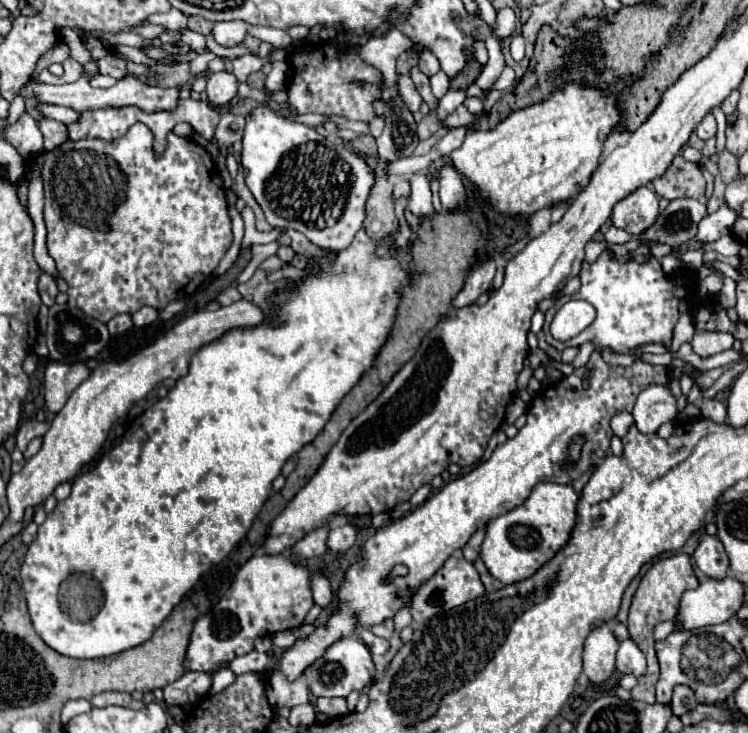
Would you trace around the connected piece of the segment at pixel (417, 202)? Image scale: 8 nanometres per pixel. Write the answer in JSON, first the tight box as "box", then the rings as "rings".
{"box":[407,173,435,217],"rings":[[[413,173],[409,177],[409,183],[411,183],[411,195],[409,195],[407,209],[419,217],[431,215],[435,209],[431,203],[431,189],[429,189],[427,175],[425,173]]]}

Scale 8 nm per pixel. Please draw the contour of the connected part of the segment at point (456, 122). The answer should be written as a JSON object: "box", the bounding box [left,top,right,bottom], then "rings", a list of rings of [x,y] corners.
{"box":[443,105,473,129],"rings":[[[459,105],[445,121],[443,121],[443,125],[445,127],[449,127],[449,129],[453,129],[453,127],[461,127],[461,125],[469,125],[473,121],[473,115],[467,111],[467,107],[465,105]]]}

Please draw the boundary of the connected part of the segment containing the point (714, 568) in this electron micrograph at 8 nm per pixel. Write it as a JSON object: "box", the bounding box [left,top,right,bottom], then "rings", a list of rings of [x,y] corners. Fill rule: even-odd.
{"box":[693,535,729,579],"rings":[[[703,535],[699,547],[693,553],[697,567],[711,579],[725,579],[729,573],[729,557],[725,553],[723,543],[717,537]]]}

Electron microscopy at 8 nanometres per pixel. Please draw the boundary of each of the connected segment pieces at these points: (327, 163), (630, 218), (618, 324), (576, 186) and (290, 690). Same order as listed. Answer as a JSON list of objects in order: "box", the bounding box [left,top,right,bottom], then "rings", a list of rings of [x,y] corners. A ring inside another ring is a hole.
[{"box":[241,105,373,249],"rings":[[[259,105],[247,113],[247,125],[243,131],[241,165],[245,169],[245,183],[257,203],[261,205],[267,221],[273,227],[297,229],[319,247],[343,249],[353,241],[353,235],[363,227],[365,201],[373,187],[371,167],[359,155],[353,155],[347,147],[331,143],[325,147],[325,137],[313,127],[297,123],[293,119],[277,115],[269,105]]]},{"box":[611,187,659,235],"rings":[[[639,187],[613,207],[611,221],[615,227],[625,229],[629,235],[639,235],[645,227],[653,225],[659,215],[657,195],[651,187]]]},{"box":[551,251,693,353],"rings":[[[603,251],[597,261],[583,263],[581,273],[581,289],[571,295],[569,299],[585,299],[597,309],[597,319],[581,331],[577,337],[561,343],[551,341],[553,347],[563,351],[571,345],[581,345],[585,341],[593,341],[595,349],[601,351],[603,347],[613,347],[619,353],[631,353],[635,347],[643,343],[663,343],[669,345],[673,327],[679,319],[677,303],[689,291],[693,291],[693,283],[683,279],[671,279],[663,275],[663,269],[657,259],[651,259],[649,263],[619,263],[617,259],[609,257],[609,251]]]},{"box":[451,83,621,215],"rings":[[[567,83],[545,103],[537,103],[511,113],[493,131],[469,133],[463,145],[451,153],[451,161],[477,187],[479,195],[489,201],[491,207],[499,213],[533,215],[547,205],[575,197],[589,183],[589,177],[597,167],[601,147],[609,137],[611,129],[619,123],[619,119],[621,117],[615,95],[609,95],[591,85]]]},{"box":[267,669,309,709],"rings":[[[277,669],[273,671],[273,675],[269,677],[269,687],[271,691],[267,691],[269,703],[279,709],[279,707],[295,707],[307,701],[309,697],[309,689],[305,683],[305,677],[301,675],[297,681],[289,683]]]}]

